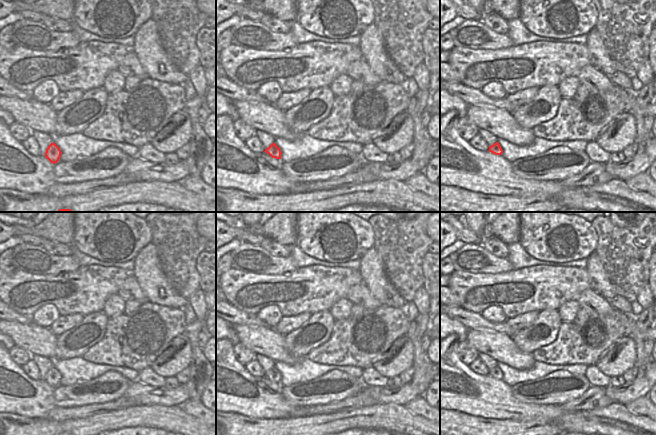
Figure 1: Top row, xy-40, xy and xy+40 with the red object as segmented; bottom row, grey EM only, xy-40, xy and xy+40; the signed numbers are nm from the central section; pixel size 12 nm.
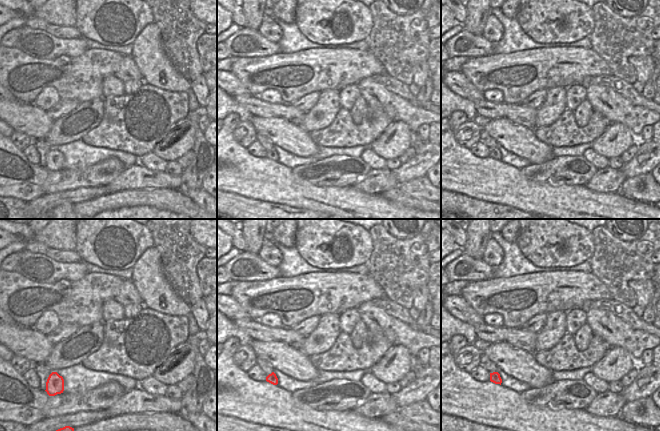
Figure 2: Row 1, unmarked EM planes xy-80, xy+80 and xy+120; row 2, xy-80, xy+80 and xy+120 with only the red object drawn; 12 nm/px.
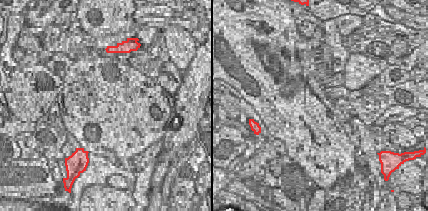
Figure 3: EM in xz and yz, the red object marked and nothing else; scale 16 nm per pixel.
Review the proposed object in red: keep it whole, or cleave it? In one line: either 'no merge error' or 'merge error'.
no merge error

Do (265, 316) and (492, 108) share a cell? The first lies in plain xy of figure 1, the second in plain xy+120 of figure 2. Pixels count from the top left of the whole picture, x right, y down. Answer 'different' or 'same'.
different

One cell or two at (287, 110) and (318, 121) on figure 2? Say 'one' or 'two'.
two

